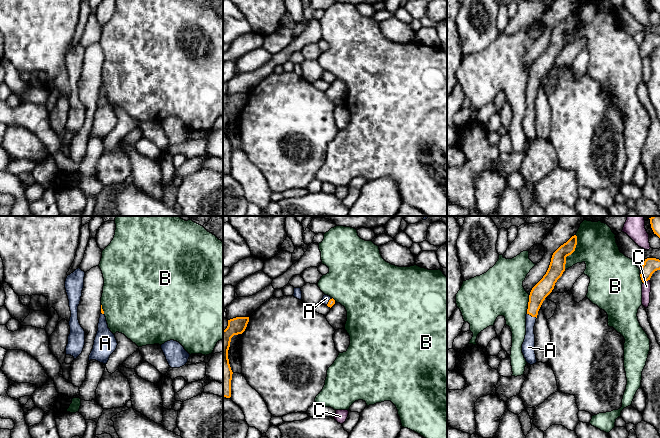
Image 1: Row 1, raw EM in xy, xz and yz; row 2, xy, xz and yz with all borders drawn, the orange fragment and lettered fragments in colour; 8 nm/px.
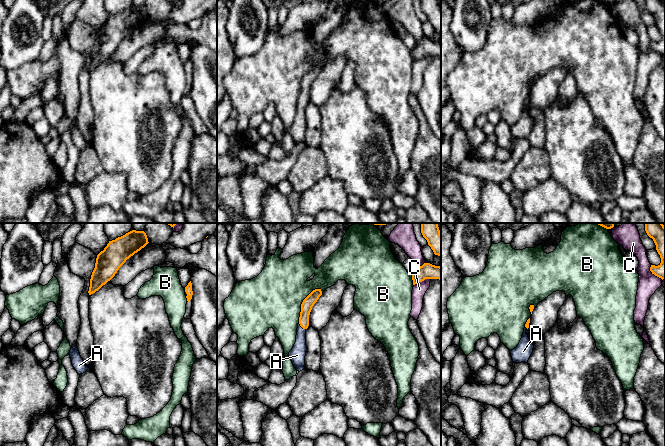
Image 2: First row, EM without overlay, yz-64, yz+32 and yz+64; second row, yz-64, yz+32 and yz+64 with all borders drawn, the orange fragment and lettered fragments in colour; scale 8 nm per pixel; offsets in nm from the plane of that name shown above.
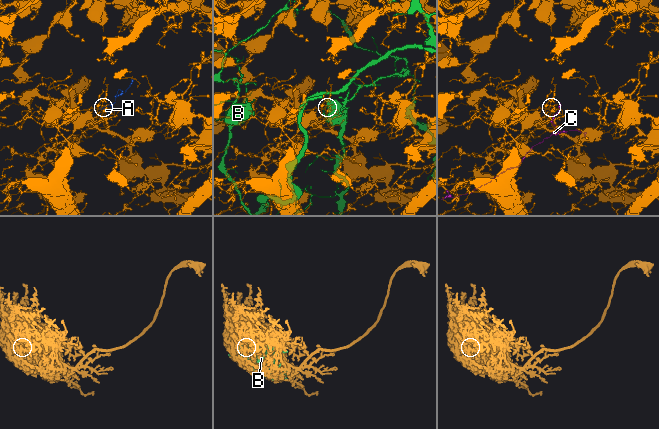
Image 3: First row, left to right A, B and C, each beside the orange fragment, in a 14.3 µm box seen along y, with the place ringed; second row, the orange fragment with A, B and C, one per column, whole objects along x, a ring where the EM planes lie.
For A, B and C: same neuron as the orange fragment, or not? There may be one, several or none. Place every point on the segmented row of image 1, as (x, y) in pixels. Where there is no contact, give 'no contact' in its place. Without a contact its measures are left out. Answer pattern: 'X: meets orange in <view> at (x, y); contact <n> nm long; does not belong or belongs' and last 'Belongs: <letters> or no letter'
A: meets orange in yz at (532, 316); contact 90 nm long; belongs
B: meets orange in yz at (572, 252); contact 300 nm long; does not belong
C: meets orange in yz at (646, 280); contact 70 nm long; does not belong
Belongs: A

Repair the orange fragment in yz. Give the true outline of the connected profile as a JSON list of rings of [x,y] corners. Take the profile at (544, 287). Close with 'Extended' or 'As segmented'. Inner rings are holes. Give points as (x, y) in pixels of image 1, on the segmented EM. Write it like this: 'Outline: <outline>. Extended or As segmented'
Outline: [[[574,235],[553,253],[546,274],[532,288],[530,292],[526,314],[526,335],[522,344],[522,353],[526,359],[526,362],[530,365],[533,365],[537,362],[535,354],[534,326],[536,323],[538,311],[545,298],[554,289],[557,280],[565,271],[566,257],[575,251],[576,245],[577,236]]]. Extended

